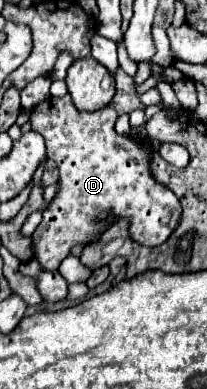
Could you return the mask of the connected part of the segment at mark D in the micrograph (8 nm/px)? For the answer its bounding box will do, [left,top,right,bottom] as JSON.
[32,95,182,270]

